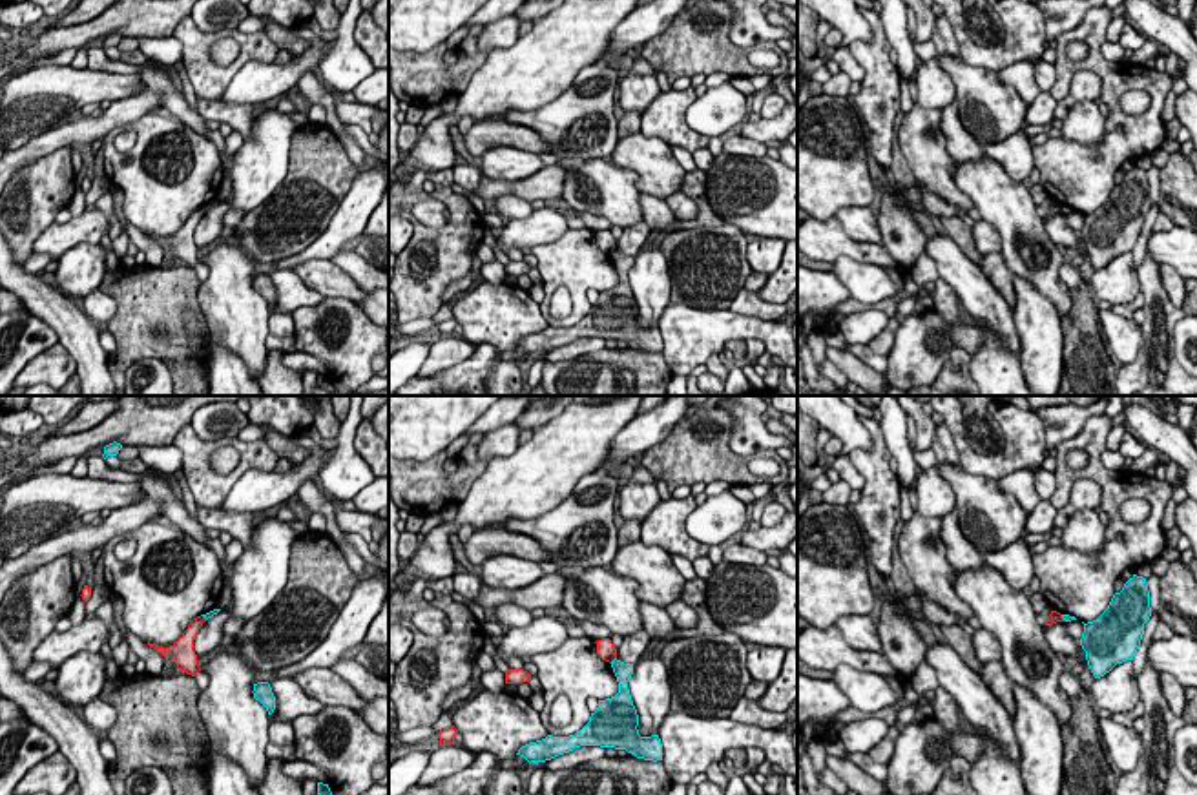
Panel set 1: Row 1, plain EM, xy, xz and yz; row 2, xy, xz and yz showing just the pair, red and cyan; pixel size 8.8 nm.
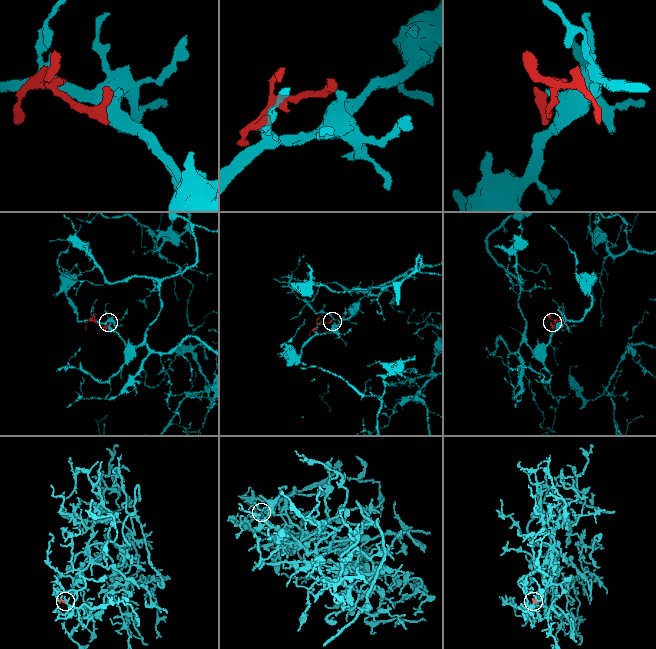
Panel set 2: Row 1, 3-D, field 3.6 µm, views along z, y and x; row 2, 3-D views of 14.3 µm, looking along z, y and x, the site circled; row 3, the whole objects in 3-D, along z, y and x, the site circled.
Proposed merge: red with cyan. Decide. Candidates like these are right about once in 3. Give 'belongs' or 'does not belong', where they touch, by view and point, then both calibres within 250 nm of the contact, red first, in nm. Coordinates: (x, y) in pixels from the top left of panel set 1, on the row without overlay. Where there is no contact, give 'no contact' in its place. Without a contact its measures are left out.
does not belong | xz (612, 252) | 160/160 nm

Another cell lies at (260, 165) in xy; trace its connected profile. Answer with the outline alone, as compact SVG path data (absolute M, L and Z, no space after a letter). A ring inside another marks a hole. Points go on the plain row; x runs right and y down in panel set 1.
M276 108L255 117L250 137L235 151L226 173L234 191L228 202L232 210L246 215L285 182L290 139L299 128L292 115Z

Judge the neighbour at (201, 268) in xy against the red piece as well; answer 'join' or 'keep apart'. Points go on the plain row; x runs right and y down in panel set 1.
join

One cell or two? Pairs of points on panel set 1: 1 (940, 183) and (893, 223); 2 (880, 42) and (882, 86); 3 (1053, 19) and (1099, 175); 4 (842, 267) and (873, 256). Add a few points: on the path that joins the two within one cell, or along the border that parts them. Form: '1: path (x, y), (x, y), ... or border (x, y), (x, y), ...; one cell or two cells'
1: border (916, 179), (964, 214); two cells
2: path (880, 53), (880, 75); one cell
3: border (1084, 19), (1053, 39); two cells
4: border (832, 261), (849, 256), (884, 268); two cells

